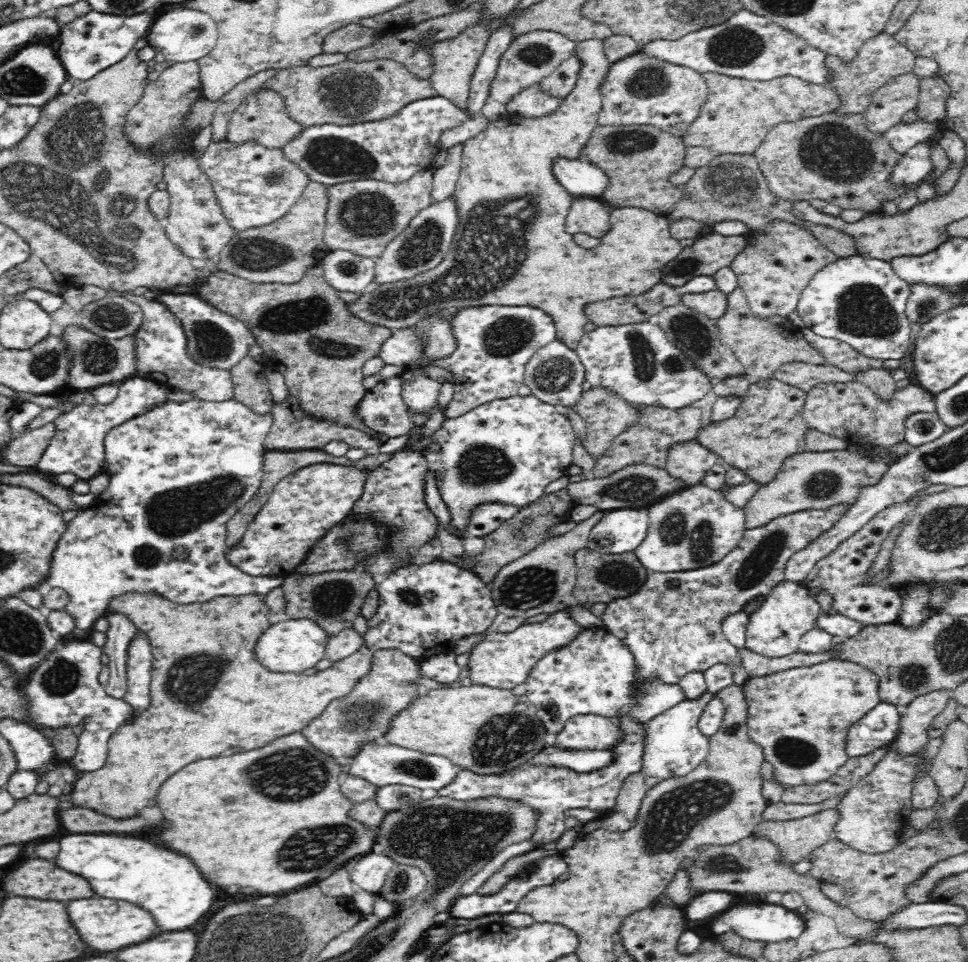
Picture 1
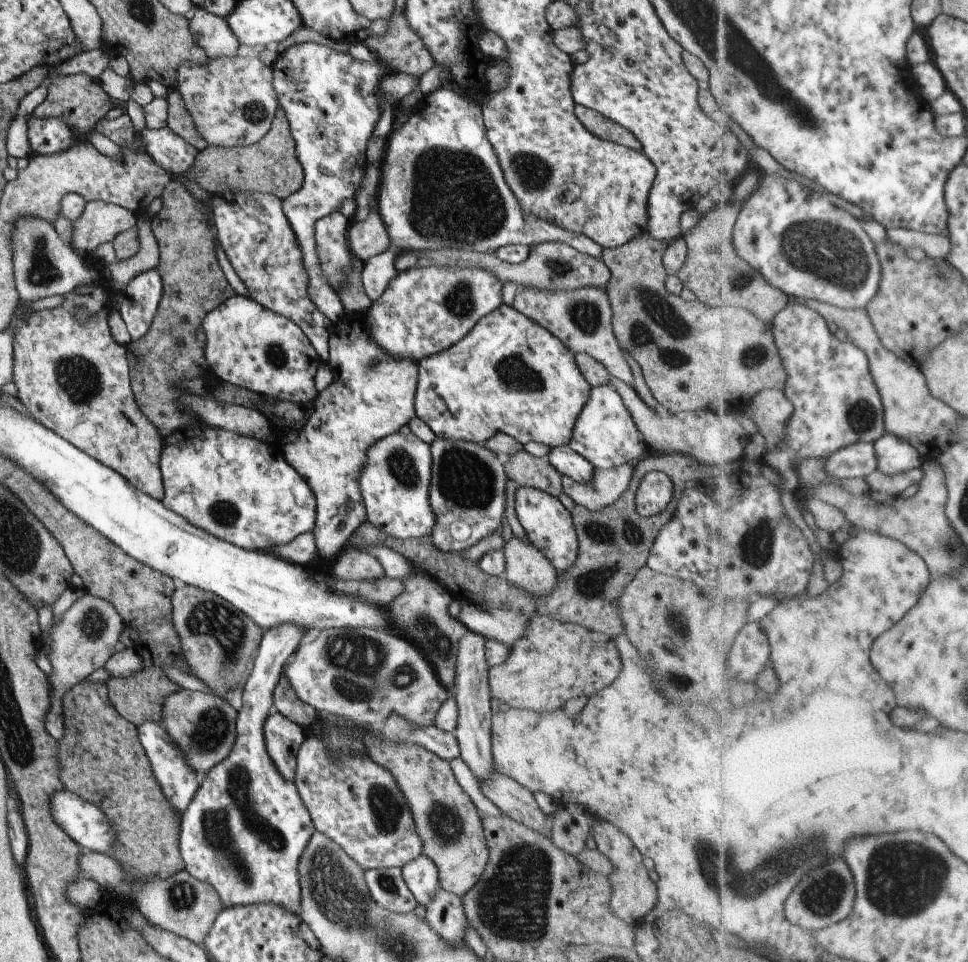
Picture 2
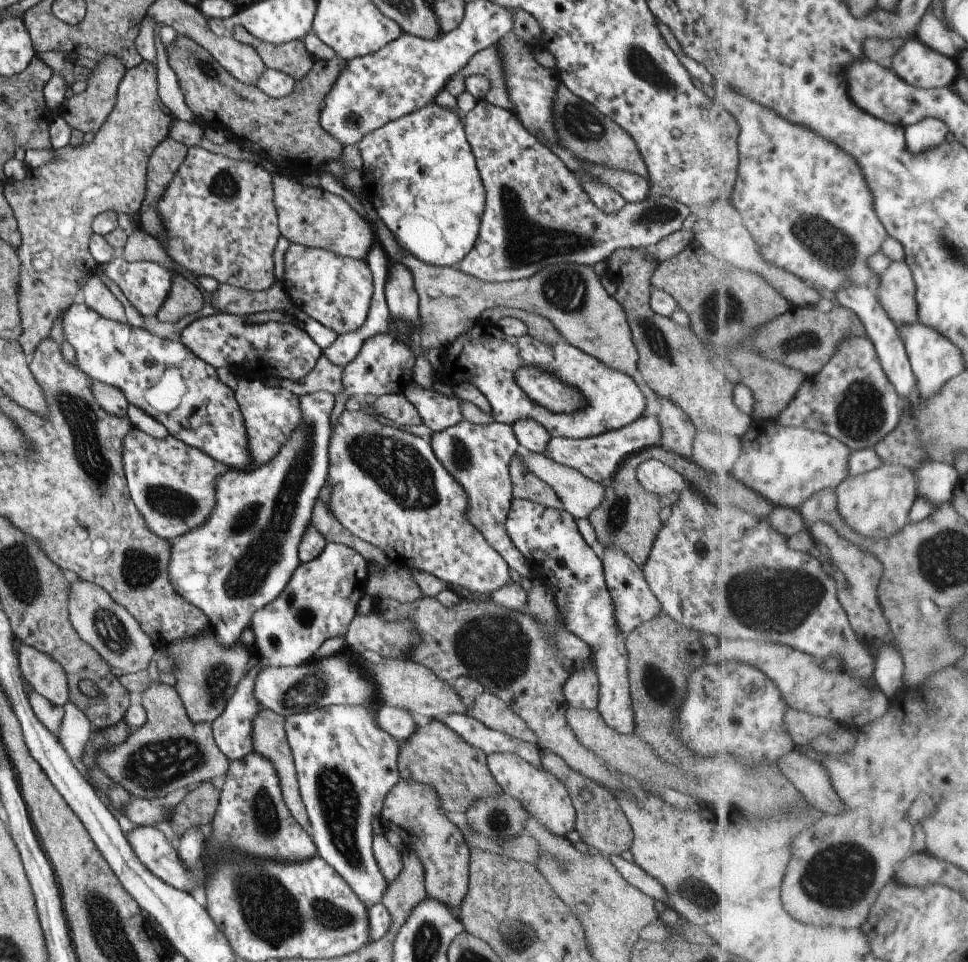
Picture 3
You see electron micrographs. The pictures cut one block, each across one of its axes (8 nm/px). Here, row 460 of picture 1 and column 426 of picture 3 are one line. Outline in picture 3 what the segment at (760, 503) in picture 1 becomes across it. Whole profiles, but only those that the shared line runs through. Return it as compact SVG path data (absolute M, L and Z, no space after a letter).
M399 779L395 785L392 786L392 789L383 797L383 802L380 808L380 820L381 824L384 826L385 830L389 830L391 832L397 833L402 838L403 846L407 845L412 851L417 855L419 862L421 863L423 869L423 878L424 878L424 889L427 897L431 897L432 899L437 899L442 903L445 903L453 913L458 914L458 908L460 907L460 903L465 896L467 885L468 885L468 862L469 862L469 853L467 844L464 841L464 836L462 832L447 819L447 816L443 813L443 809L441 808L440 802L438 801L438 796L434 792L434 788L429 785L422 785L421 783L415 781L406 781L403 779Z

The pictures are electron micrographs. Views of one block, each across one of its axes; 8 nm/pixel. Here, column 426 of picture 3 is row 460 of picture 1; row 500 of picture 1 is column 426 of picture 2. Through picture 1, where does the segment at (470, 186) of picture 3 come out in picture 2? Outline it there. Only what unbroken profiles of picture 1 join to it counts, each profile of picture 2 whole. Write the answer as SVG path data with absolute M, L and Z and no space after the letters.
M450 84L441 85L422 97L411 107L408 119L386 138L381 158L380 179L376 192L378 213L385 225L390 243L381 254L362 263L360 280L368 299L376 301L389 281L399 271L394 267L396 256L425 249L467 249L493 255L503 245L528 247L559 241L572 246L577 252L600 258L602 248L585 235L567 232L558 226L535 218L520 209L514 194L502 175L496 154L485 134L481 104L461 93Z

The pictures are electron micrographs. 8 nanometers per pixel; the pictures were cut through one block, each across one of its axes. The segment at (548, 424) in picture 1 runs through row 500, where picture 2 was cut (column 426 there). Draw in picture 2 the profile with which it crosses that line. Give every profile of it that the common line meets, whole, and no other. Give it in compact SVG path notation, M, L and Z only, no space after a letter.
M397 431L368 448L366 461L358 476L358 488L366 520L379 530L379 534L403 540L430 536L434 519L427 494L430 468L430 446L411 431L407 434Z

